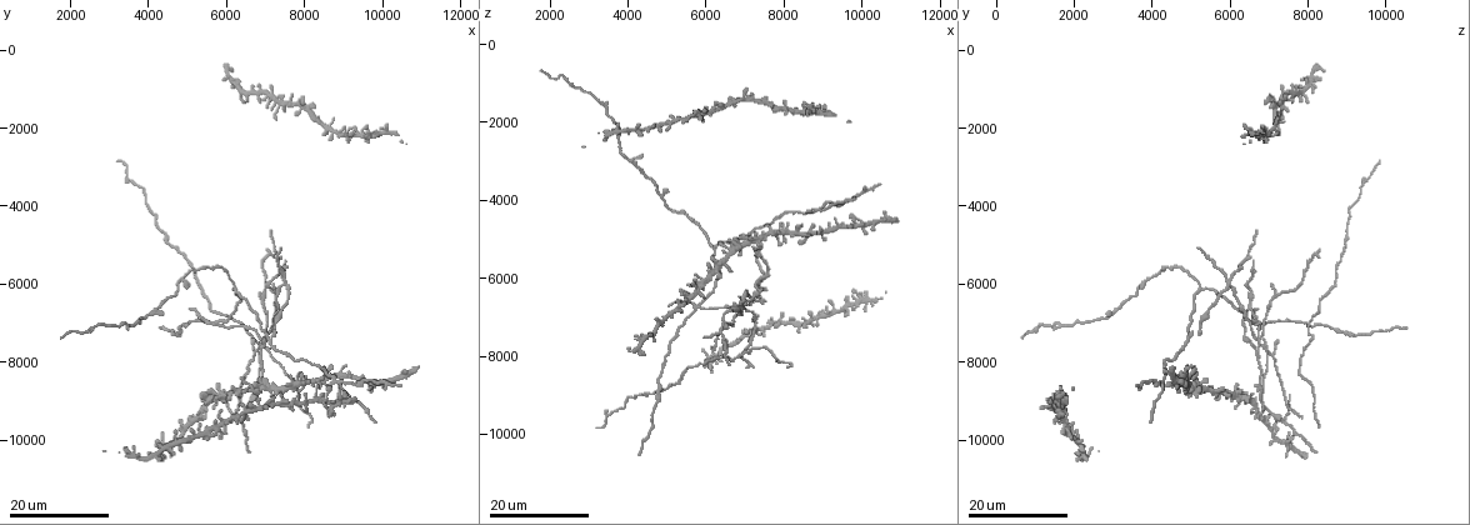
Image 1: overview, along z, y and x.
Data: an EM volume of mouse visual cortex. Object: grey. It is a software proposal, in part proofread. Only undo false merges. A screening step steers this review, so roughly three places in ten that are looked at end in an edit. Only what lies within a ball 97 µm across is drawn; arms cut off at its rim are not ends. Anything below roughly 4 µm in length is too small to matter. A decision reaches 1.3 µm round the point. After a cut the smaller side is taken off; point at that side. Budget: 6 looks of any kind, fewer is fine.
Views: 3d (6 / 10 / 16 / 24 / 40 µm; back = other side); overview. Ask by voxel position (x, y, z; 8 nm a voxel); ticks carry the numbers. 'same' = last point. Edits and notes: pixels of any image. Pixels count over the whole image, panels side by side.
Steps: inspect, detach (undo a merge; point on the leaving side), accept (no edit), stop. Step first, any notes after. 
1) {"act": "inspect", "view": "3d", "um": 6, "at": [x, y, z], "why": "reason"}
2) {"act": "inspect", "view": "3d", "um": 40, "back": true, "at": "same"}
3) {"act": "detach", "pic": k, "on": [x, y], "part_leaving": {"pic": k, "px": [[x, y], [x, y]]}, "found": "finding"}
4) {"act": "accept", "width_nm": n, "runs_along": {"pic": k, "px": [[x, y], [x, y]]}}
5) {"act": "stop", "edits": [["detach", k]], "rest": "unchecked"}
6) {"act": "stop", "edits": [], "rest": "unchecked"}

{"act": "inspect", "view": "3d", "um": 24, "at": [5800, 7050, 6700], "why": "looks like a crossing"}

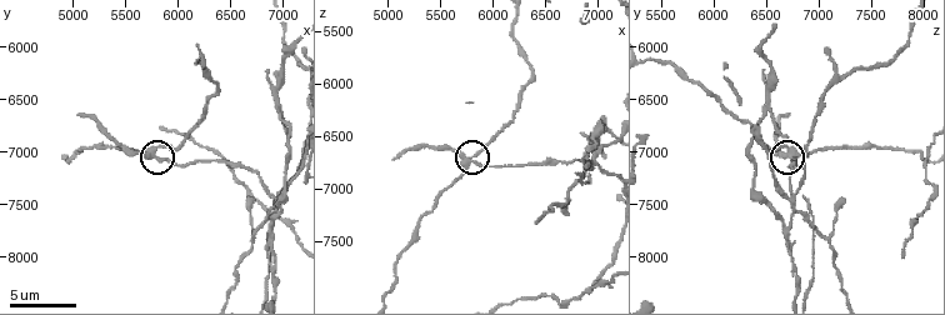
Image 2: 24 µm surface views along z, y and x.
{"act": "inspect", "view": "3d", "um": 10, "at": [5780, 7060, 6740], "why": "zoom in"}

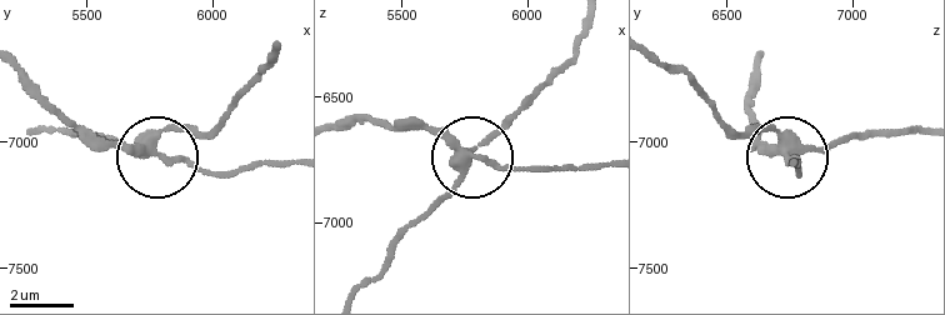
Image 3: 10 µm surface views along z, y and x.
{"act": "detach", "pic": 3, "on": [188, 165], "width_nm": 340, "part_leaving": {"pic": 3, "px": [[153, 150], [214, 171], [286, 164]]}, "found": "two neurons meet here"}

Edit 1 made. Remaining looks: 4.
{"act": "inspect", "view": "overview", "why": "redraw"}

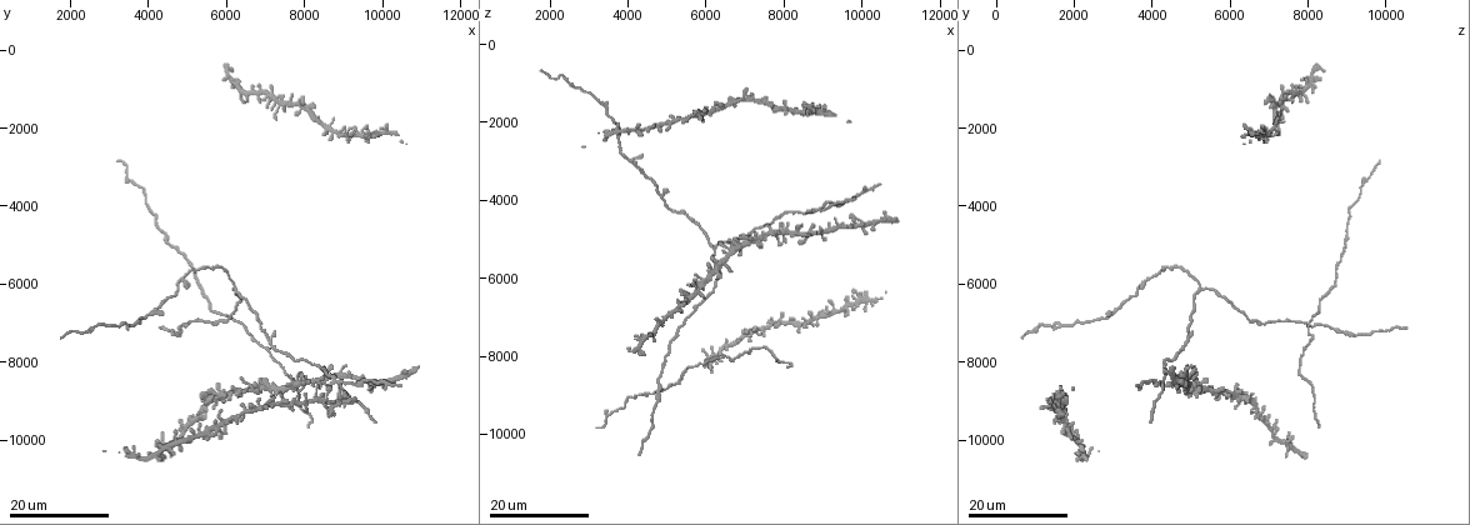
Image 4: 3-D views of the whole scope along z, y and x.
{"act": "inspect", "view": "3d", "um": 24, "at": [6150, 6200, 5250], "why": "a fork"}

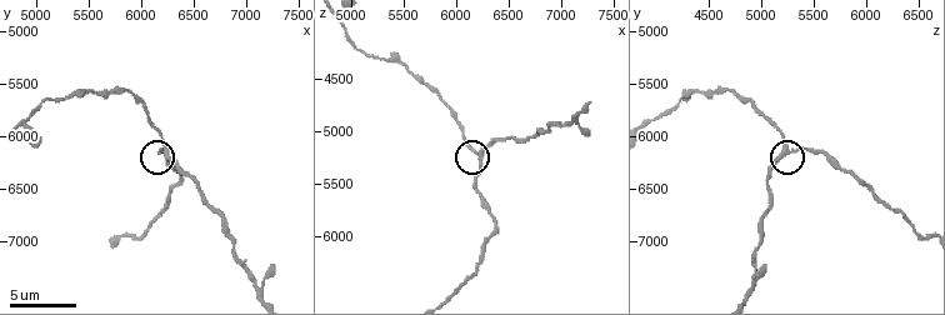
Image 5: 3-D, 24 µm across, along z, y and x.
{"act": "inspect", "view": "3d", "um": 6, "at": [6240, 6120, 5260]}

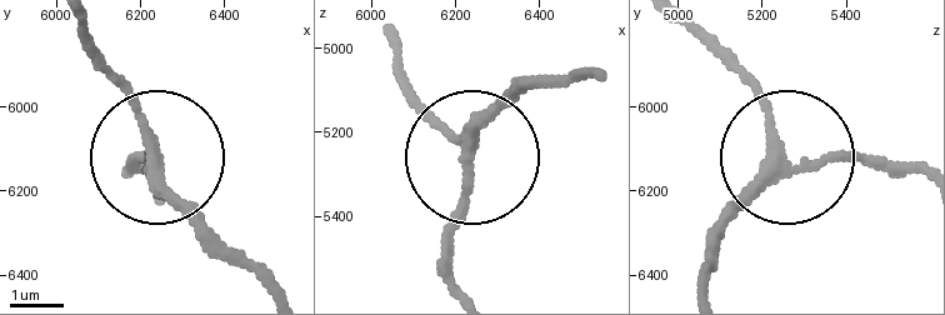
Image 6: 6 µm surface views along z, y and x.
{"act": "accept", "runs_along": {"pic": 6, "px": [[705, 294], [710, 240], [781, 160], [768, 106], [724, 56]]}, "found": "one neuron here"}

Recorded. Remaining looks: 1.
{"act": "stop", "edits": [["detach", 3]], "rest": "unchecked"}

